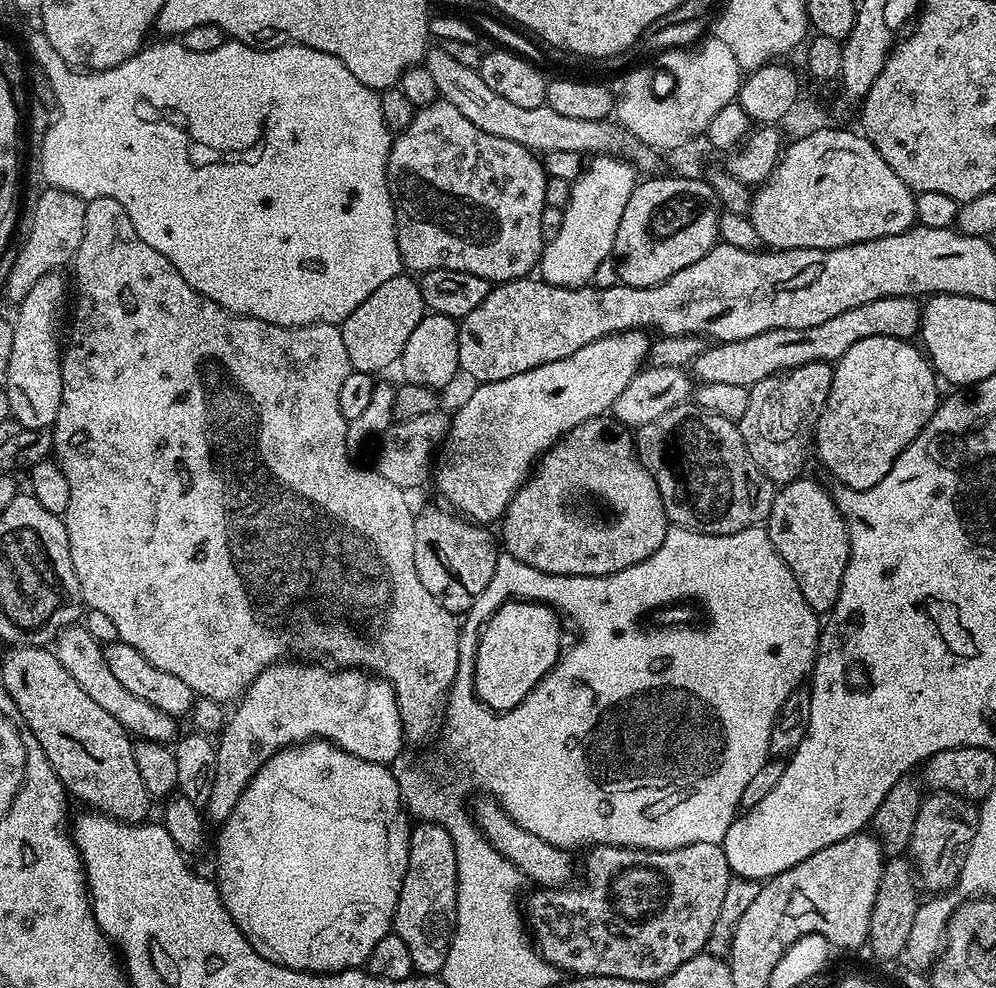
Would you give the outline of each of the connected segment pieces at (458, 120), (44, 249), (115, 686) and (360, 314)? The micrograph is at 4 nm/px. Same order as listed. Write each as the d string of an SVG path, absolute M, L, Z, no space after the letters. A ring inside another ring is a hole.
M438 98L425 108L417 108L410 126L406 126L406 130L393 139L392 149L388 155L388 189L396 211L396 237L401 265L412 274L445 268L462 270L466 274L478 274L478 278L486 278L493 282L525 279L531 273L528 271L531 268L533 271L539 265L540 254L546 243L542 234L542 214L546 207L546 186L549 179L548 173L544 171L543 159L536 152L519 145L518 142L480 130L458 110L457 106L450 106L450 102Z
M51 186L36 200L32 208L32 221L24 236L24 245L16 248L14 266L10 266L8 281L2 286L13 302L19 302L34 290L34 286L44 276L53 275L63 264L71 265L76 259L78 246L82 246L82 230L86 230L86 201L73 192Z
M79 623L64 628L56 636L54 651L58 662L62 662L62 666L66 666L70 678L74 678L74 682L78 682L78 686L82 686L82 690L86 690L87 696L94 698L94 702L98 702L98 706L102 706L102 710L106 710L106 714L114 714L114 718L124 727L125 732L133 737L151 740L162 745L167 745L177 739L177 717L158 710L158 706L154 706L148 700L130 694L130 690L126 690L126 686L122 686L122 682L118 682L118 678L114 678L110 666L106 666L101 641L92 637L87 628Z
M401 274L390 278L390 282L382 282L382 286L378 286L378 290L374 290L374 294L370 294L370 298L366 298L366 302L362 302L362 306L353 310L345 318L343 324L339 325L342 343L346 346L346 354L350 358L353 369L358 372L379 374L383 368L388 368L391 364L393 367L399 361L406 341L410 339L410 333L414 331L414 326L418 326L418 322L422 322L425 315L422 290L419 283L411 275Z

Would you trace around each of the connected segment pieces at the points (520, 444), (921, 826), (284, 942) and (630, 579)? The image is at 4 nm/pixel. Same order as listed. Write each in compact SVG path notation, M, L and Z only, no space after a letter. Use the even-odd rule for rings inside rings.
M647 331L617 332L614 336L590 342L590 346L582 346L582 350L574 350L572 356L558 362L546 362L534 370L526 370L498 382L477 383L476 389L457 410L456 417L451 417L446 437L448 452L439 453L434 468L437 490L449 500L447 503L459 515L485 526L491 525L491 520L499 521L520 485L533 471L538 458L556 441L563 440L571 428L595 416L603 416L611 409L618 394L626 390L630 378L634 378L645 367L649 345L650 336Z
M936 790L929 793L920 804L918 818L914 820L914 831L909 844L909 855L916 865L919 881L930 890L929 893L940 894L955 887L957 879L961 874L961 866L968 846L976 836L976 828L979 824L980 810L973 801L965 800L964 797L955 792Z
M306 740L303 744L294 744L291 748L282 748L254 774L248 788L238 798L230 818L219 825L220 837L216 840L216 876L214 883L220 892L222 902L230 918L242 930L242 934L254 946L262 958L275 964L286 966L299 972L344 972L348 968L360 968L367 965L370 950L381 938L393 931L392 919L398 906L398 894L402 890L402 878L406 878L408 865L408 837L410 835L409 813L404 807L400 787L396 781L397 773L387 764L366 762L329 740Z
M672 526L669 527L666 538L662 538L662 546L658 546L658 550L650 554L650 558L609 576L548 574L536 570L534 566L526 566L526 562L513 556L497 555L494 578L490 578L490 586L486 586L486 590L478 594L474 606L468 609L460 626L458 674L454 678L452 689L448 691L448 706L444 713L442 735L439 737L440 748L444 751L442 767L510 770L522 800L522 830L530 830L530 834L538 834L538 838L565 850L580 847L583 849L585 846L597 844L613 844L619 848L642 848L653 852L665 852L690 846L694 842L723 845L726 830L730 830L733 820L738 815L742 790L746 790L750 778L754 778L754 774L758 774L758 770L762 770L762 766L770 759L768 754L770 734L786 698L790 698L790 694L803 685L800 684L803 680L805 683L806 677L815 665L816 647L820 644L821 631L821 617L806 602L794 574L790 574L790 566L786 566L778 550L774 550L768 537L768 529L764 526L747 528L738 534L725 536ZM513 598L551 605L557 613L572 616L577 630L580 631L580 641L569 652L567 649L560 656L559 663L546 673L543 680L537 682L516 708L499 713L485 707L477 699L474 684L476 644L482 626L500 607ZM682 600L697 600L704 607L704 612L708 615L708 625L705 628L688 628L689 626L647 628L646 625L639 624L639 620L647 612L655 613L665 606L686 602Z

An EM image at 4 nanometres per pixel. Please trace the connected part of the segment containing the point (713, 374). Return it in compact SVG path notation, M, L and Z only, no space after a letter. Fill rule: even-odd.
M887 296L854 306L854 310L845 310L843 314L822 322L822 326L766 330L762 334L754 334L754 338L713 343L692 361L690 372L695 379L697 376L700 384L723 382L749 389L762 382L762 378L775 376L806 362L838 361L850 346L854 346L854 342L862 342L862 338L896 336L899 340L911 341L920 331L921 311L921 305L913 297Z

